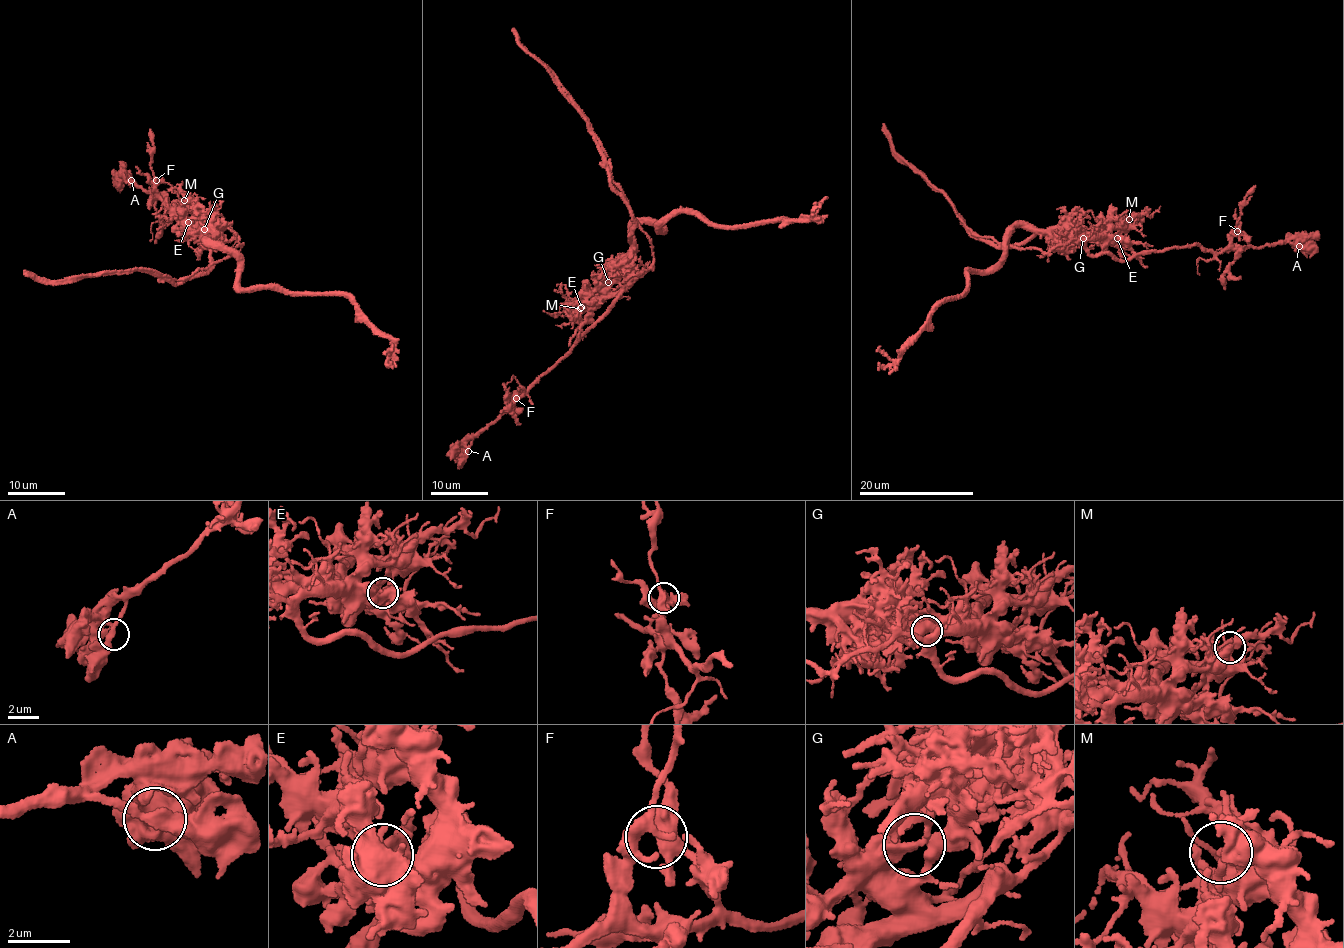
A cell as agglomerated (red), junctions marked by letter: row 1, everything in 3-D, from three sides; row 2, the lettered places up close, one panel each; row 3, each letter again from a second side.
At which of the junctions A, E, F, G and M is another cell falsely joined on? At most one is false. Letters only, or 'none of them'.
G

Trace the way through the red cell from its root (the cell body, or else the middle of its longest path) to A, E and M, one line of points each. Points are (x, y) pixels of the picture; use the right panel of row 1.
A: (1037, 229), (1086, 237), (1108, 235), (1139, 254), (1196, 244), (1217, 253), (1251, 245), (1285, 242), (1299, 246)
E: (1037, 229), (1077, 226), (1095, 235), (1102, 234), (1112, 241), (1117, 238)
M: (1037, 229), (1060, 229), (1093, 237), (1107, 234), (1129, 219)

